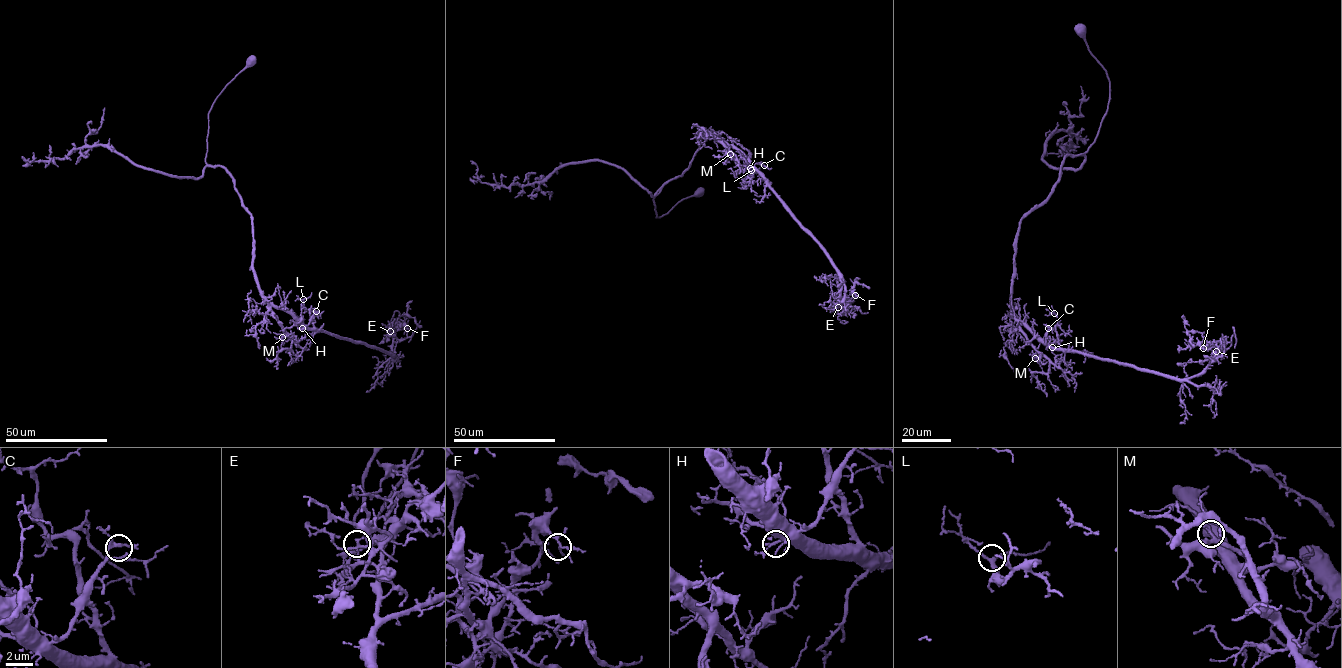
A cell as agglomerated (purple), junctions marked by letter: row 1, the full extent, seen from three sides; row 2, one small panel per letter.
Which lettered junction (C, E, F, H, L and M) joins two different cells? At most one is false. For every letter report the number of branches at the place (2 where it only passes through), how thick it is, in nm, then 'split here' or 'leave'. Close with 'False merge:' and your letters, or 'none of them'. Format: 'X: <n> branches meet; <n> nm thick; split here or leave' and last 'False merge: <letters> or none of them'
C: 3 branches meet; 180 nm thick; leave
E: 4 branches meet; 150 nm thick; split here
F: 5 branches meet; 170 nm thick; leave
H: 3 branches meet; 140 nm thick; leave
L: 4 branches meet; 240 nm thick; leave
M: 4 branches meet; 240 nm thick; leave
False merge: E

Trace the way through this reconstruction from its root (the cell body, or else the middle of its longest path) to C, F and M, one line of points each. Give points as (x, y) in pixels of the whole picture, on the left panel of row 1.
C: (252, 60), (208, 113), (205, 162), (225, 170), (251, 215), (253, 270), (260, 294), (305, 325), (316, 311)
F: (252, 60), (208, 113), (205, 162), (251, 215), (260, 294), (390, 354), (407, 328)
M: (252, 60), (208, 113), (205, 162), (225, 170), (251, 215), (254, 276), (288, 334), (282, 337)

